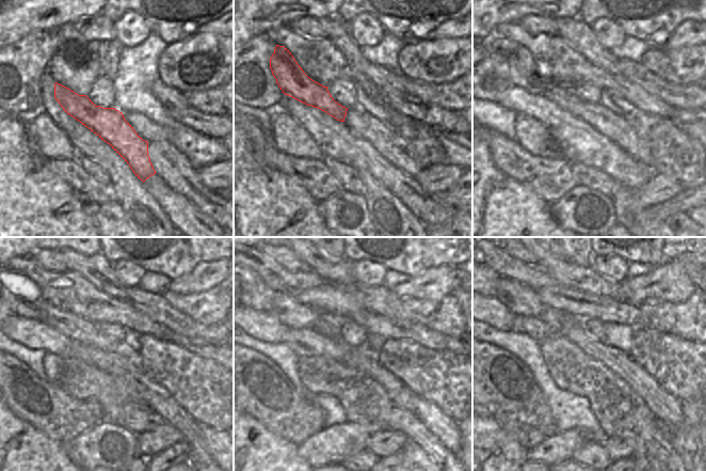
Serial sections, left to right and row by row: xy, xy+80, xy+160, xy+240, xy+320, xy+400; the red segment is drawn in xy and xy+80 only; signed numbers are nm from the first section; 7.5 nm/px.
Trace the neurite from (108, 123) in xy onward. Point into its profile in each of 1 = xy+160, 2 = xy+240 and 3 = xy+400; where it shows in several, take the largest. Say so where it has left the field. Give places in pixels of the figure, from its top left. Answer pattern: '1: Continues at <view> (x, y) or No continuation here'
1: Continues at xy+160 (523, 71)
2: Continues at xy+240 (16, 287)
3: Continues at xy+400 (494, 277).

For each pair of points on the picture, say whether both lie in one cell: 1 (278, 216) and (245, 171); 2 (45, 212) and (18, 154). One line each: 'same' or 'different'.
1: same
2: same

